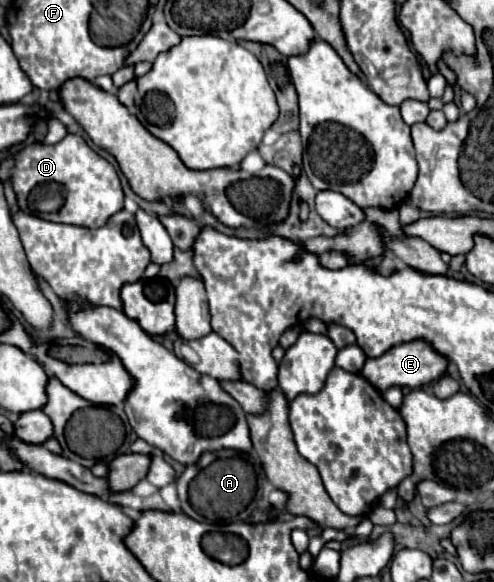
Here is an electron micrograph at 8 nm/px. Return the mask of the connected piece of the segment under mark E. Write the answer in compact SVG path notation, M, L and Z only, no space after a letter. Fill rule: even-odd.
M407 342L407 344L393 346L379 358L367 358L367 362L361 370L361 376L367 378L379 392L385 392L391 386L419 388L419 386L439 378L439 374L443 374L445 368L447 368L447 360L439 358L439 354L435 354L435 350L431 350L431 346L427 346L427 342Z

